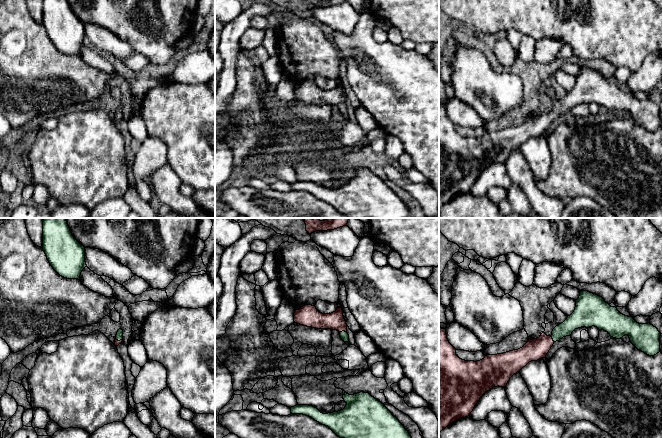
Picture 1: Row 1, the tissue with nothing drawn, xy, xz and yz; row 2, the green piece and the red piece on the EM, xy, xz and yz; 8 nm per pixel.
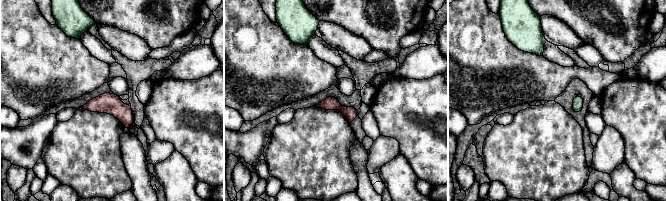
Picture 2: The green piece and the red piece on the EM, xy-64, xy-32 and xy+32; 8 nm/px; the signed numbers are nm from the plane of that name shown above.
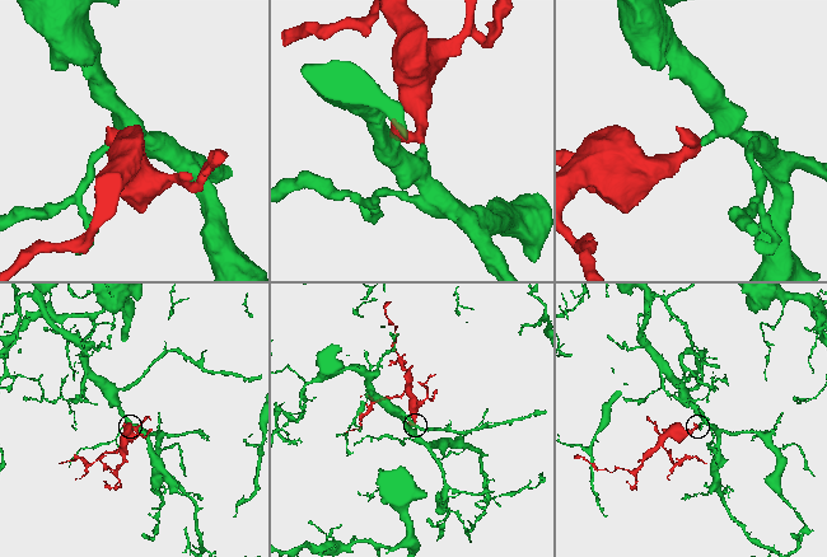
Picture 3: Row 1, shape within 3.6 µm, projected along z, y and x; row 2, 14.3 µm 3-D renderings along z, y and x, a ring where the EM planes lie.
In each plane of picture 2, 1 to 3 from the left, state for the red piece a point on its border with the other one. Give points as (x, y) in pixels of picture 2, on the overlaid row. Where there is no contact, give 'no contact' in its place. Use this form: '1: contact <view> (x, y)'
1: no contact
2: no contact
3: no contact

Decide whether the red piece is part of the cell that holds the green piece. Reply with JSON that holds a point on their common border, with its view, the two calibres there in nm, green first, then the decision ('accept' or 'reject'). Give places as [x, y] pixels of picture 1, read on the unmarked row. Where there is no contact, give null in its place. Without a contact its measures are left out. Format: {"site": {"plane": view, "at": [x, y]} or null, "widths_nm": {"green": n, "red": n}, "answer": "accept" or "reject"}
{"site": {"plane": "xz", "at": [343, 107]}, "widths_nm": {"green": 70, "red": 140}, "answer": "accept"}

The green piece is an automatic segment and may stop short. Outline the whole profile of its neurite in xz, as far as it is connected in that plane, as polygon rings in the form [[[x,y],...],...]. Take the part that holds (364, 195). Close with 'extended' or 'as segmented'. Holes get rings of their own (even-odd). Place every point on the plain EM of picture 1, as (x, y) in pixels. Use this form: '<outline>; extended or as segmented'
[[[369,169],[343,171],[346,183],[323,190],[309,181],[291,183],[292,190],[303,190],[328,202],[348,218],[410,218],[411,212],[399,196]]]; as segmented

